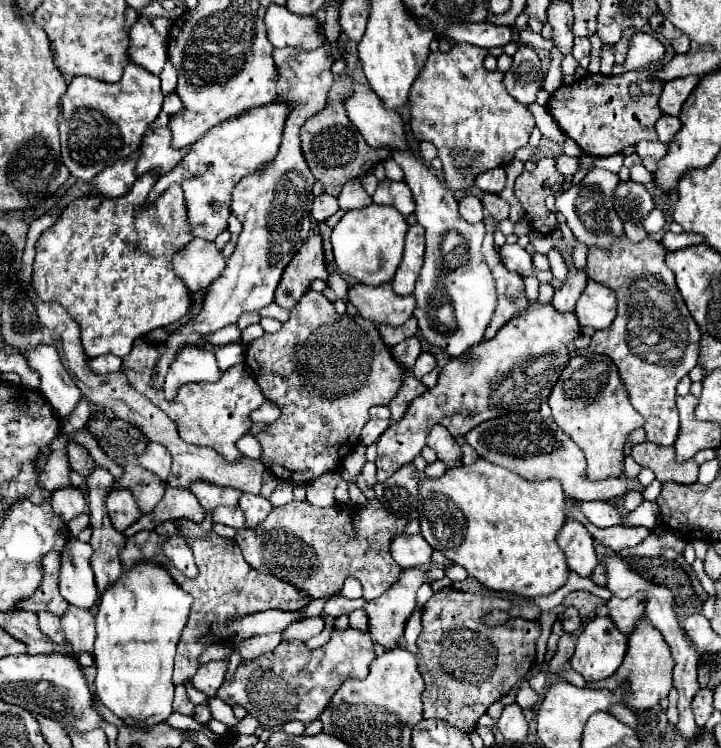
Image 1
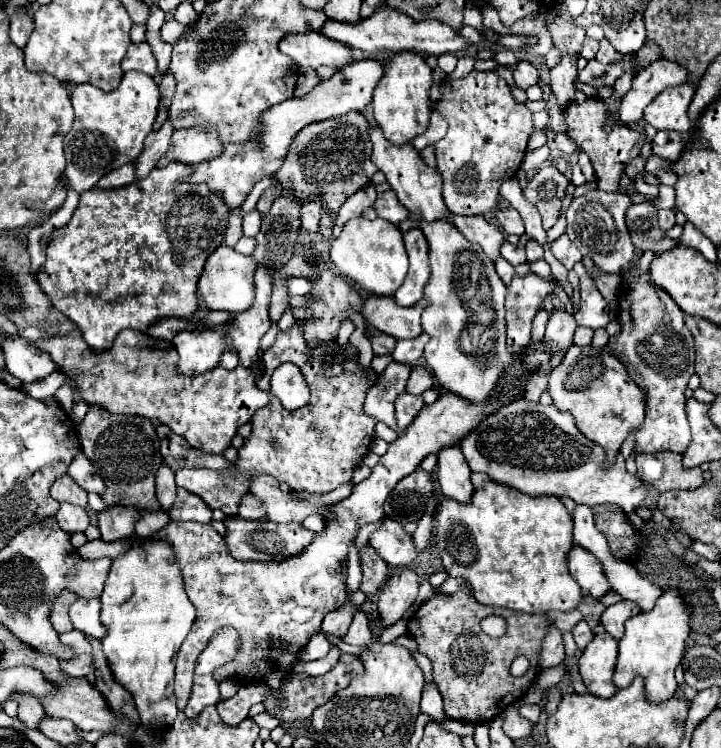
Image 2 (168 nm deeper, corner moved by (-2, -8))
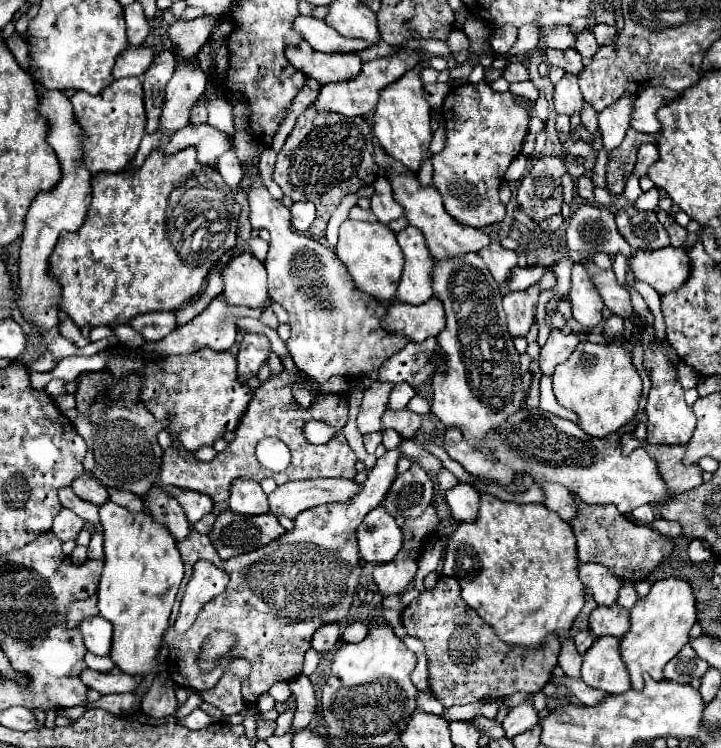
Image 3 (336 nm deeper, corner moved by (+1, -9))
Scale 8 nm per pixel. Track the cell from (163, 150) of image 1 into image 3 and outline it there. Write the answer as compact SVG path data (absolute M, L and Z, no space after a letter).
M186 125L180 129L170 143L166 145L166 153L176 153L186 147L196 147L198 149L198 161L202 165L214 165L218 157L230 149L228 135L218 131L212 125Z

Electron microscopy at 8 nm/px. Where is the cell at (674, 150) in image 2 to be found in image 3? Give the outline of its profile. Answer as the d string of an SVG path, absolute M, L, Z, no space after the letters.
M646 143L638 149L638 161L636 161L636 167L634 167L634 175L640 179L648 173L648 167L658 159L658 149L654 143Z

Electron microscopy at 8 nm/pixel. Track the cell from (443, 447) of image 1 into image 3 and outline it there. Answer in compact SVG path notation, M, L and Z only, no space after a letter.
M458 483L446 493L446 503L450 505L452 519L456 523L474 523L478 517L478 491L468 483Z

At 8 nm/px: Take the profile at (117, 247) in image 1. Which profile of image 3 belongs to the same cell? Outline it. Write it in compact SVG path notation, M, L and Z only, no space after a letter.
M182 149L182 153L174 153L170 157L166 157L166 153L152 151L144 159L142 167L124 169L122 173L98 173L98 175L94 175L94 179L92 179L92 203L90 203L90 209L86 213L84 225L76 233L60 233L56 249L54 249L52 257L50 257L50 273L62 285L62 303L60 303L60 309L64 313L68 313L70 319L78 327L84 327L84 325L90 325L90 327L96 327L96 325L116 327L116 325L122 325L122 323L126 323L128 319L132 319L132 317L136 317L140 313L176 311L180 305L188 303L200 291L200 287L204 285L206 275L210 273L210 269L216 263L216 259L224 251L228 251L230 247L236 247L236 243L238 243L238 235L236 235L238 221L234 217L234 205L236 205L236 201L232 197L230 187L224 183L222 175L216 171L216 167L200 165L200 161L196 159L194 149Z

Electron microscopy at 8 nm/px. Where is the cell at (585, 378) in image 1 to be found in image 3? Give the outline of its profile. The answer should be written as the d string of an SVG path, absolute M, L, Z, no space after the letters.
M622 337L610 338L603 345L578 343L572 355L556 367L552 381L558 403L576 411L580 417L580 429L592 437L606 437L628 423L638 409L642 393L642 377L632 365L630 351L624 347Z

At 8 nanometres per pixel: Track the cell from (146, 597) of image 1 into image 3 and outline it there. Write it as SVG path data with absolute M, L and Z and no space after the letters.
M112 501L100 507L100 523L104 531L104 571L98 583L98 609L114 625L110 659L134 675L164 671L156 657L178 585L184 577L184 563L176 539L148 511L130 513Z

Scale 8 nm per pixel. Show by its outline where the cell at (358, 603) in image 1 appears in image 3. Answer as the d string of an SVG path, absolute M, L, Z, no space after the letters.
M336 623L322 625L312 637L312 649L318 653L330 653L340 643L340 627Z

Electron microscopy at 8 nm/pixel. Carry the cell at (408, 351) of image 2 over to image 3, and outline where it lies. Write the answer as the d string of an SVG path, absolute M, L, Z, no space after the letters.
M428 337L422 343L410 341L402 351L386 359L378 369L378 381L392 385L404 381L412 387L420 387L430 383L430 375L436 371L444 371L444 357L438 353L436 337Z

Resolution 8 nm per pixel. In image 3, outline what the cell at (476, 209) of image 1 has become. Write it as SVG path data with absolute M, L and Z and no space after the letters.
M492 241L486 249L480 251L480 257L484 259L490 275L494 277L494 281L502 287L510 275L512 275L512 269L518 265L518 253L516 251L508 251L504 249L500 243Z

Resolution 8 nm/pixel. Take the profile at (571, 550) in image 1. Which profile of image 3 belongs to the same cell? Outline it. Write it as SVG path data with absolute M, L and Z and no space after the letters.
M584 563L580 567L580 579L582 579L584 587L588 587L592 591L592 597L598 605L606 605L606 607L616 605L618 591L622 589L624 581L620 577L616 577L614 573L610 573L604 565Z

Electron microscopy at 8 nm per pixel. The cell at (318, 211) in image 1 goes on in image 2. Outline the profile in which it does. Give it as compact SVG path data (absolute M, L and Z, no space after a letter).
M317 202L303 204L301 226L309 232L319 232L319 222L321 222L321 204L317 204Z

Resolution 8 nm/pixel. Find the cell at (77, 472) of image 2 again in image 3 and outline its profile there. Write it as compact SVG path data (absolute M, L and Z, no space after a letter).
M90 473L80 475L80 477L72 483L72 491L74 491L80 499L90 501L90 503L94 503L94 505L104 505L104 503L108 501L108 491L106 491L106 487L104 487L98 479L94 479Z

